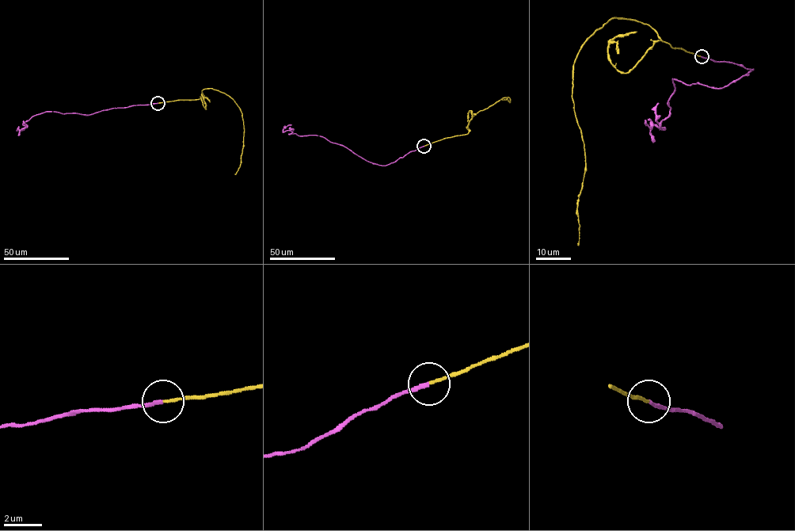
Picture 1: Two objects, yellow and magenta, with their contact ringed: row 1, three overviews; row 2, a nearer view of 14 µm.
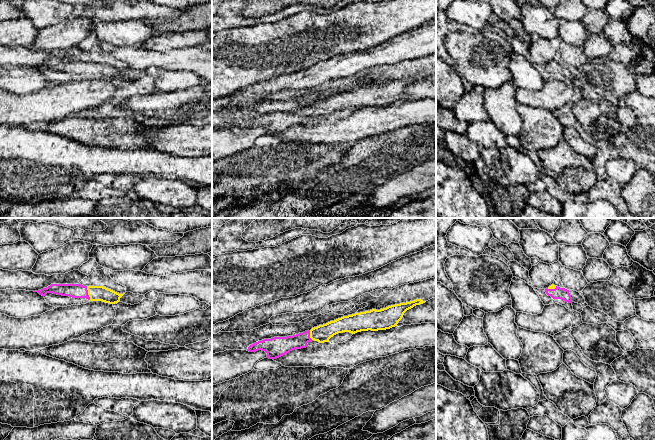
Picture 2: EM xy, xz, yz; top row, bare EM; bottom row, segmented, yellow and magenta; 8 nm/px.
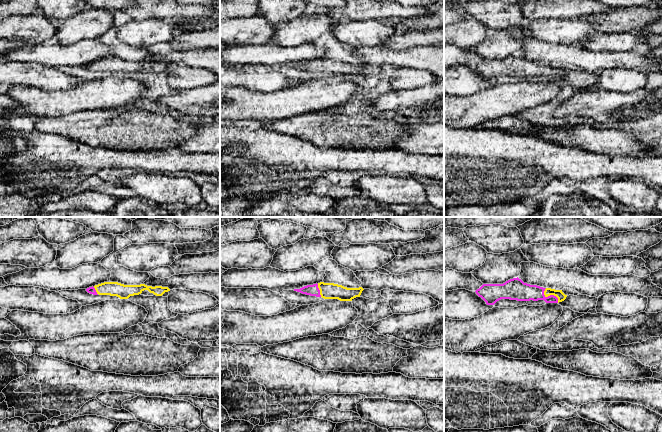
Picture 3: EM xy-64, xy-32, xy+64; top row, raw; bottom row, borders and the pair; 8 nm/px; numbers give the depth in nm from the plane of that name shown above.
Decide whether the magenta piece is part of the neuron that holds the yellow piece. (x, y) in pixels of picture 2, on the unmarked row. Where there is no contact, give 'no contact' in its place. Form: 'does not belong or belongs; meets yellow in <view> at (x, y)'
belongs; meets yellow in xy at (88, 69)

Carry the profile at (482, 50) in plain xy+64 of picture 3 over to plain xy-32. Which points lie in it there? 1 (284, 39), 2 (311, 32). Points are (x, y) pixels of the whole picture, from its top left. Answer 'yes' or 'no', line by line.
1: yes
2: yes

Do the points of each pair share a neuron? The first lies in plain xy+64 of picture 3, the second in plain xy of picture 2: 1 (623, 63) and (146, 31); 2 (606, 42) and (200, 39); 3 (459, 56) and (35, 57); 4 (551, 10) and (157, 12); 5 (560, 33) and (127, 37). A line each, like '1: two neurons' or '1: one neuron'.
1: two neurons
2: one neuron
3: one neuron
4: one neuron
5: one neuron

